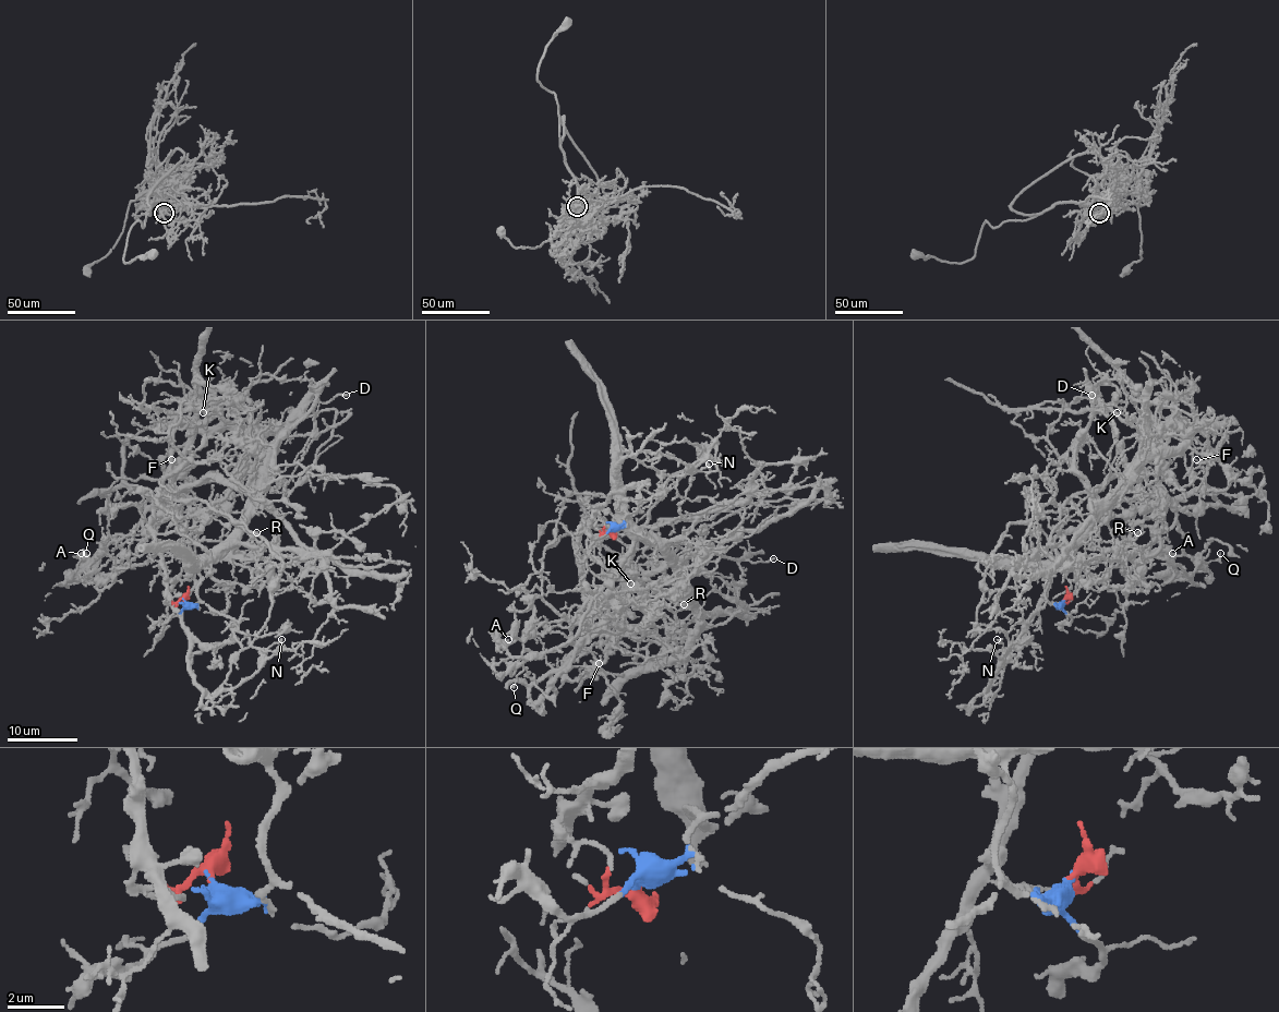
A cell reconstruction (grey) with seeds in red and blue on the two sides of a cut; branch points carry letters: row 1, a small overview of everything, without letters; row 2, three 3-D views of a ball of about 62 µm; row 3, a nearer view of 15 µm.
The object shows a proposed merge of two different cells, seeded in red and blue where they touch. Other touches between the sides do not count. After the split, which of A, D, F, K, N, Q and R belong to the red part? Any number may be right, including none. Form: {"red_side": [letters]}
{"red_side": ["N"]}

